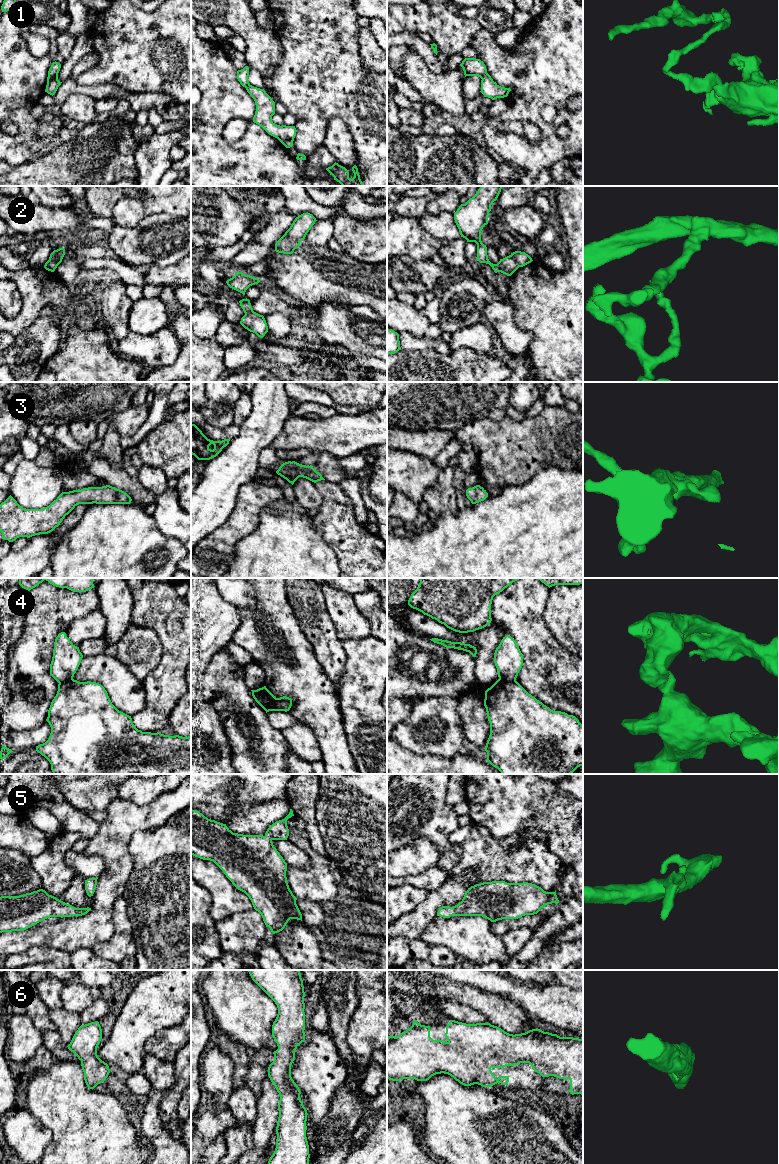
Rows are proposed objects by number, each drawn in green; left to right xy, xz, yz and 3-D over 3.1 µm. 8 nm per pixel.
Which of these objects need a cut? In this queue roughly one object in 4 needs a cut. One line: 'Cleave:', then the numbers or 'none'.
Cleave: 1, 2, 4

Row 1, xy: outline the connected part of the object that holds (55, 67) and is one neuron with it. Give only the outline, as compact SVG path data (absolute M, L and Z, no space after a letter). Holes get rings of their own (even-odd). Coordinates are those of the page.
M53 62L49 71L48 71L48 77L47 77L47 82L53 77L55 76L56 74L59 73L60 71L60 68L61 68L61 64L58 63L58 62Z

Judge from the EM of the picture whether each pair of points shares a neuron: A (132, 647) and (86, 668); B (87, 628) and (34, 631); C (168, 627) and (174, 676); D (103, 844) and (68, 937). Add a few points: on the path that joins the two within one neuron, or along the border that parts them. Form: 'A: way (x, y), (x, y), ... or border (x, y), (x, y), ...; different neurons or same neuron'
A: border (111, 652), (131, 671); different neurons
B: border (86, 615), (76, 618), (65, 632); different neurons
C: way (174, 639), (174, 664); same neuron
D: way (116, 868), (103, 905), (92, 917); same neuron

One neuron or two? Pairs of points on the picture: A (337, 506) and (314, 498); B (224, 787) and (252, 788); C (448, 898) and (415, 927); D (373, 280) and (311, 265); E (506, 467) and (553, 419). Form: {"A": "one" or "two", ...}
{"A": "two", "B": "one", "C": "one", "D": "one", "E": "one"}

